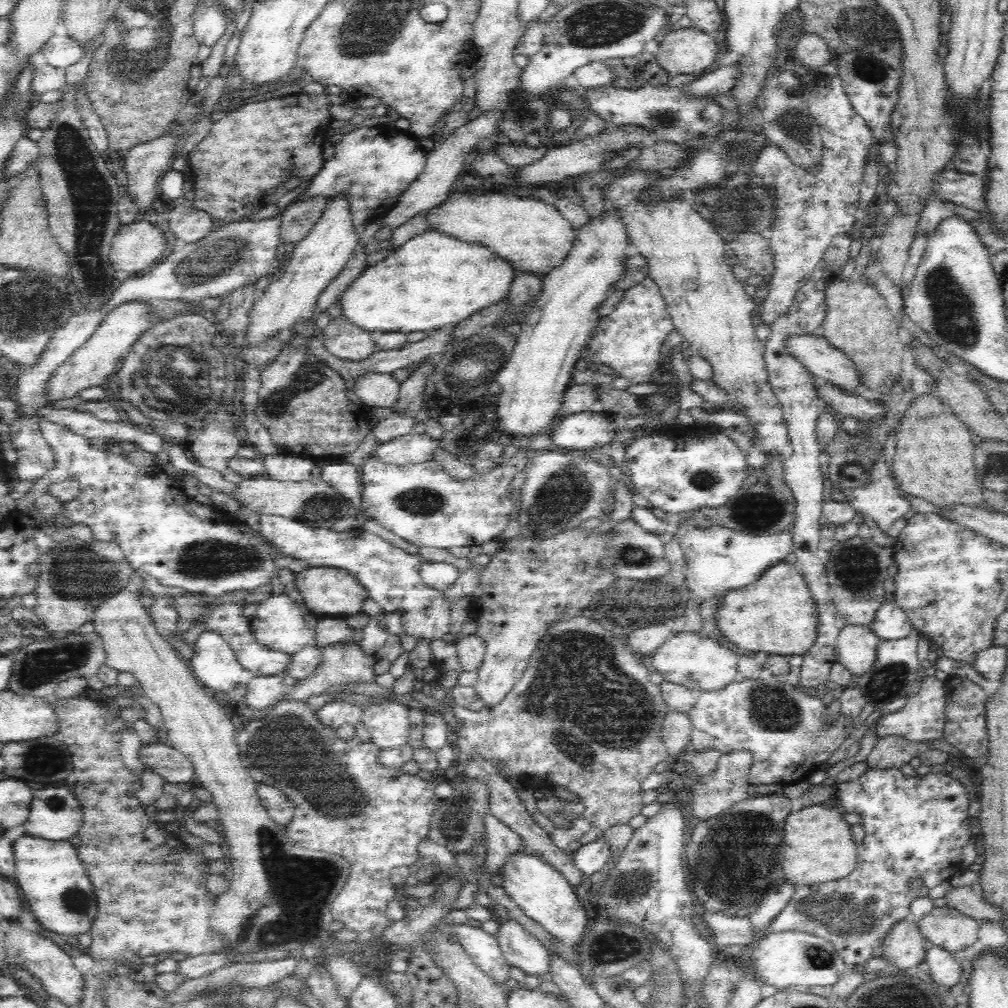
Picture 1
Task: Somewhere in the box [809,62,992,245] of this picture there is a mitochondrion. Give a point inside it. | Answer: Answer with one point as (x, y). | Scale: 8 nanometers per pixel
(973, 122)

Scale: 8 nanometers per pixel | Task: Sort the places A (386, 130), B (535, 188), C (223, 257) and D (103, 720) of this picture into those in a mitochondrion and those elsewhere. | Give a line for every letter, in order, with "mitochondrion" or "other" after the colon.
A: other
B: other
C: mitochondrion
D: other

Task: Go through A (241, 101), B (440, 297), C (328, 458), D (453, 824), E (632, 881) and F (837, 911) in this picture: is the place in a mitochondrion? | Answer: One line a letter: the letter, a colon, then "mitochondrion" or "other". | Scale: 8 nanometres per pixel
A: other
B: other
C: other
D: mitochondrion
E: mitochondrion
F: mitochondrion

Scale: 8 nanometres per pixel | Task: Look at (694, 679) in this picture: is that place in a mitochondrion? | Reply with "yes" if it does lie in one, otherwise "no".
yes

